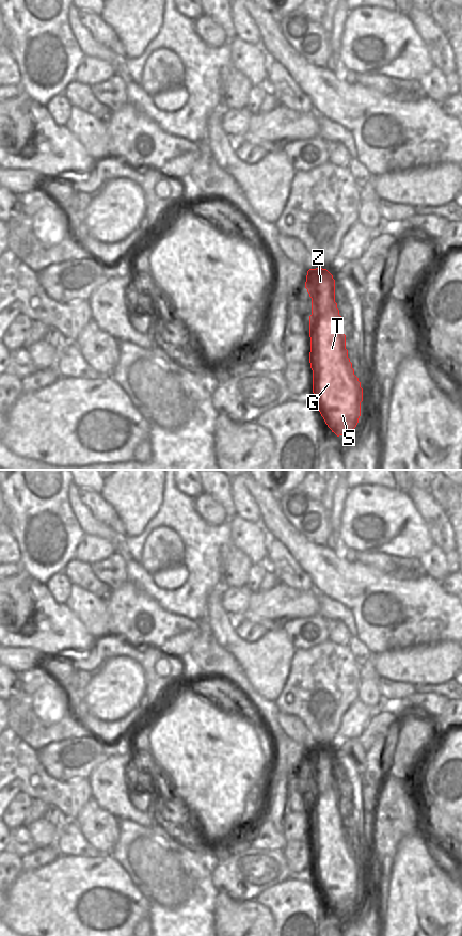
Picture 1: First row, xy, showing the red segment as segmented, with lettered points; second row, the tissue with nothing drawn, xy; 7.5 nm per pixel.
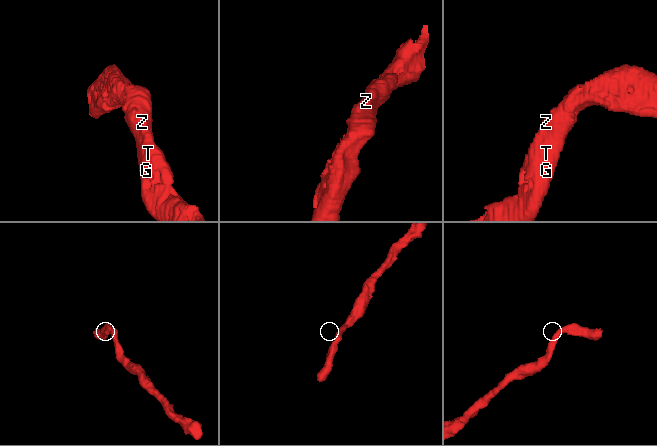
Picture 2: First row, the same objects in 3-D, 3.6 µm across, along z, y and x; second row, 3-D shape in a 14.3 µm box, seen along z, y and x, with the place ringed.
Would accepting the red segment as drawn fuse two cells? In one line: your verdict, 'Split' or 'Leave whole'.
Leave whole.

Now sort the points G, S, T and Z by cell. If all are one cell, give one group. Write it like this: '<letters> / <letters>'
G S T Z

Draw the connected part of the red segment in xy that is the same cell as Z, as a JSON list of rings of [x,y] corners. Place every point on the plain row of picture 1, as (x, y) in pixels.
[[[309,747],[305,766],[312,776],[309,841],[314,876],[332,910],[346,914],[359,901],[363,867],[348,836],[335,780],[335,758],[326,747]]]

